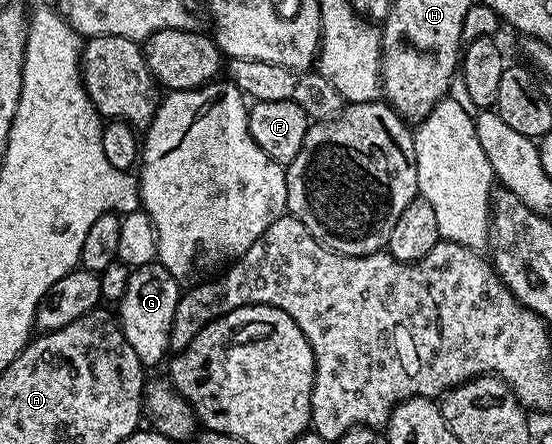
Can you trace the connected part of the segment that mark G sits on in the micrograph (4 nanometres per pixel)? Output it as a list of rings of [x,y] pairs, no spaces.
[[[158,261],[142,265],[132,272],[126,285],[126,297],[122,297],[118,304],[118,318],[126,341],[130,341],[130,349],[138,353],[145,368],[152,369],[155,363],[163,361],[164,354],[169,354],[170,331],[181,294],[182,284]]]

